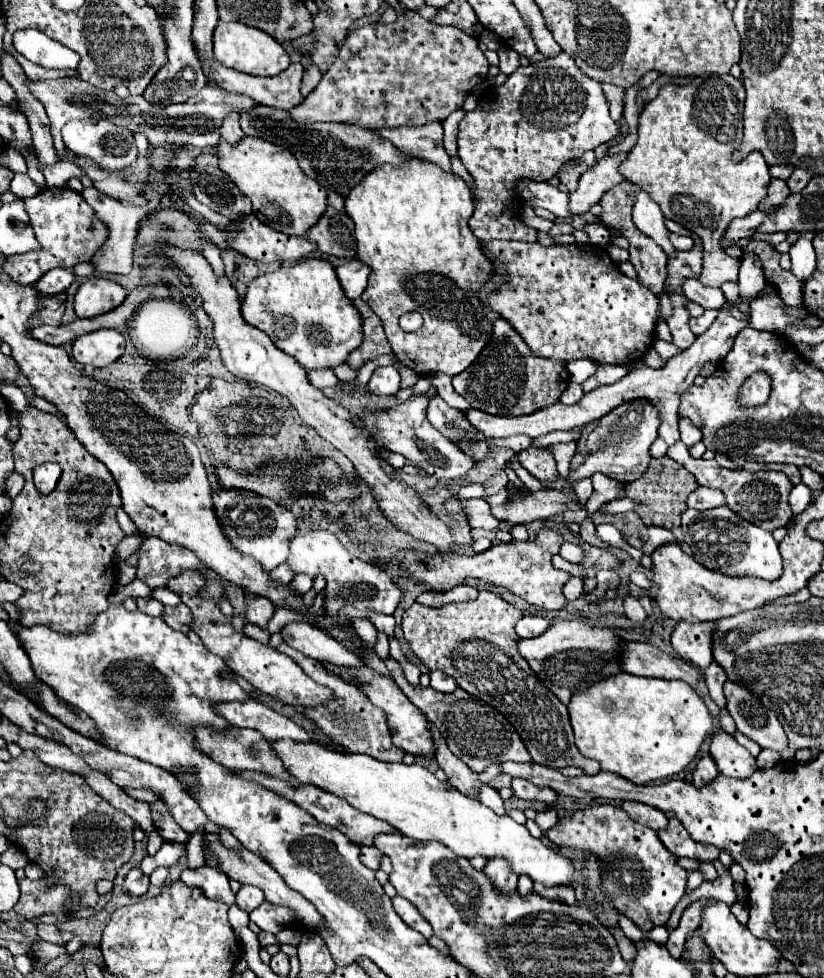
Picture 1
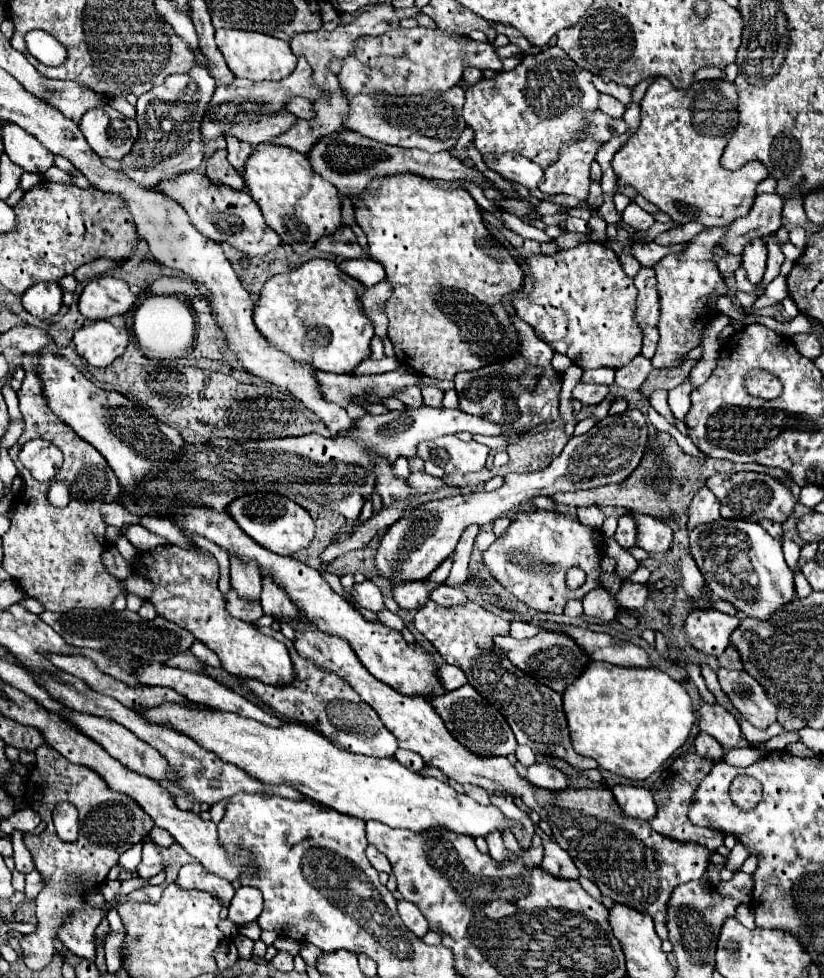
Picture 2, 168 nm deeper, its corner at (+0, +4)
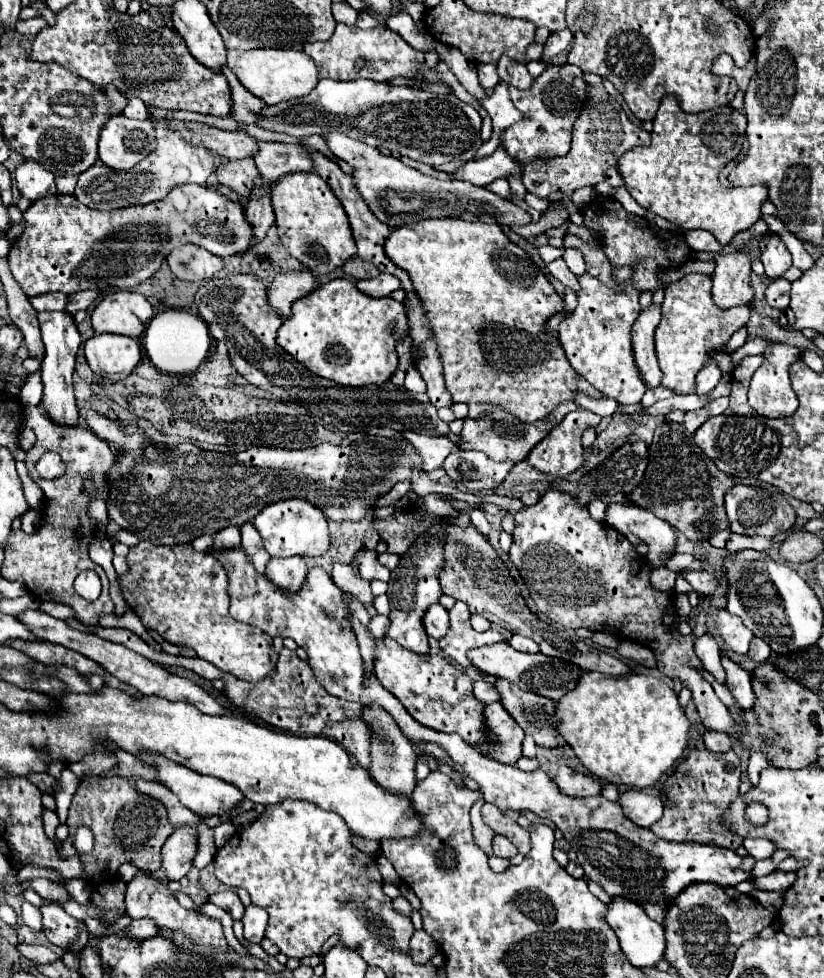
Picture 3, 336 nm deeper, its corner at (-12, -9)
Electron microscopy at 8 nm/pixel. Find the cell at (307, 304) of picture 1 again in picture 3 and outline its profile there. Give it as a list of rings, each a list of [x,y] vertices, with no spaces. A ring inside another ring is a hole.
[[[336,278],[292,304],[292,316],[288,316],[280,326],[276,344],[320,378],[328,378],[342,386],[370,386],[382,384],[394,374],[394,370],[398,368],[394,342],[398,338],[404,338],[406,332],[408,318],[402,302],[396,302],[392,298],[368,298],[364,292],[356,290],[354,282],[346,278]]]

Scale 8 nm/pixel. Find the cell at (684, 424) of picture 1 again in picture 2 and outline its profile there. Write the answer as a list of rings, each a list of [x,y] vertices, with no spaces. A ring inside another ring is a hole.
[[[686,379],[682,381],[678,387],[674,387],[670,393],[668,393],[668,403],[670,403],[670,409],[674,413],[676,419],[684,421],[686,413],[690,411],[690,393],[694,391],[696,387]]]

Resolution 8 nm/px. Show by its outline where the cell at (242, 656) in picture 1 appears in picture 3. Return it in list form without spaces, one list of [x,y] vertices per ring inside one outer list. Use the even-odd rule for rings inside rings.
[[[140,542],[130,548],[126,560],[130,570],[124,576],[118,576],[122,594],[128,606],[140,616],[146,628],[156,630],[164,640],[172,644],[192,648],[200,658],[214,664],[222,672],[234,674],[238,680],[258,682],[276,670],[278,652],[272,646],[272,638],[264,634],[260,628],[236,622],[228,614],[228,574],[212,554],[196,552],[190,544],[152,546],[152,542]]]

